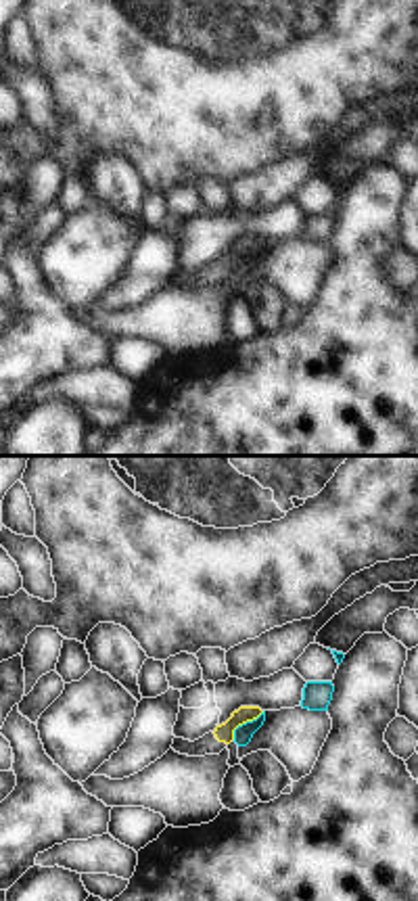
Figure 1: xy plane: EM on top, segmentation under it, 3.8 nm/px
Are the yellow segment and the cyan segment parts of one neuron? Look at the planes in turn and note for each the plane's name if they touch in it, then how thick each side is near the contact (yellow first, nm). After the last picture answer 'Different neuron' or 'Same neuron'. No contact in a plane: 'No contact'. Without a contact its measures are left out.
Touches yellow in xy. Thickness 70 nm (yellow) against 70 nm.

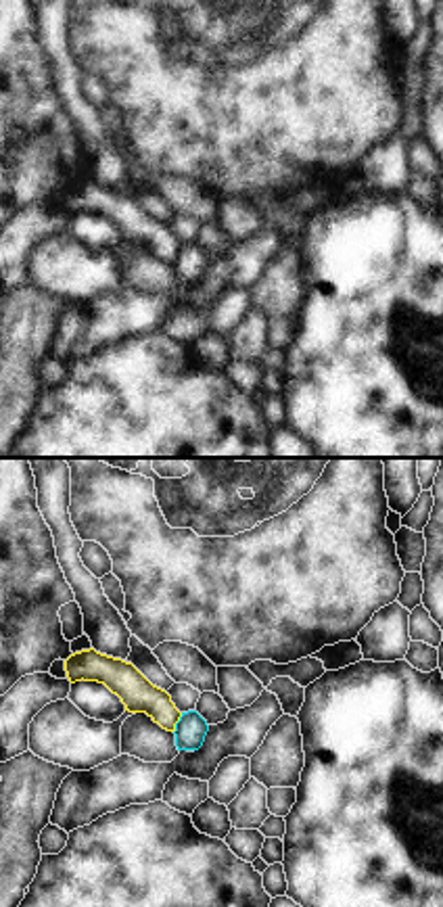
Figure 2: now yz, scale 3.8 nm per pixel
Touches yellow in yz. Thickness 140 nm (yellow) against 120 nm.

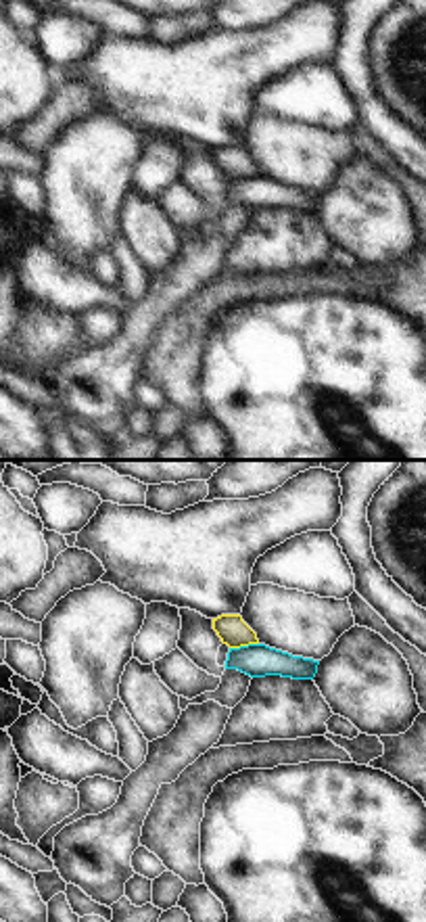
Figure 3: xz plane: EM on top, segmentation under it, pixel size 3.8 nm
Touches yellow in xz. Thickness 110 nm (yellow) against 130 nm.

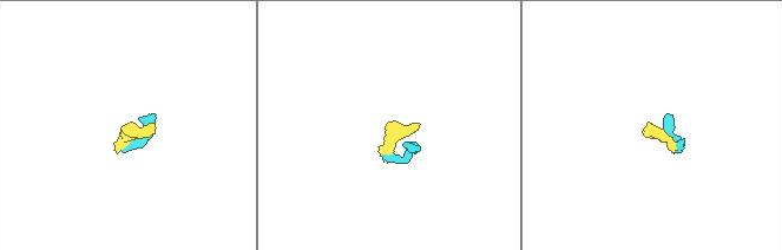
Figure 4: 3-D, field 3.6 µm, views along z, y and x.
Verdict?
Different neuron.

